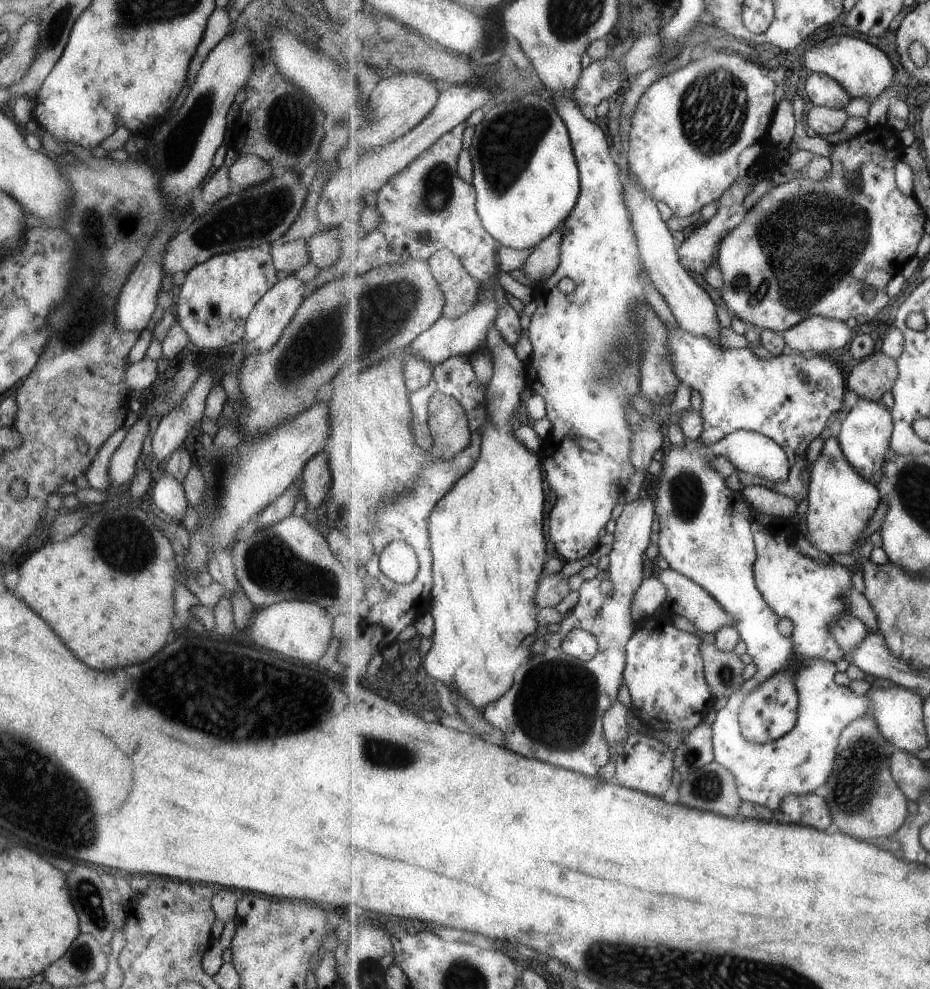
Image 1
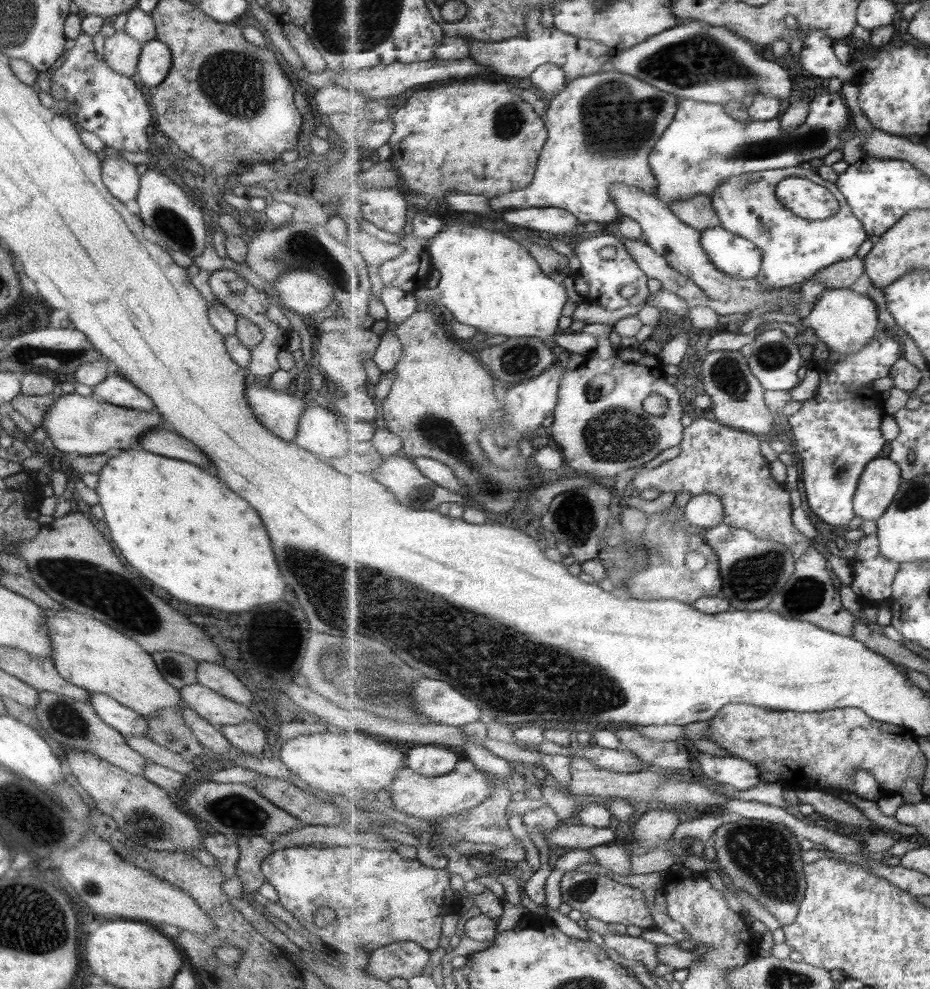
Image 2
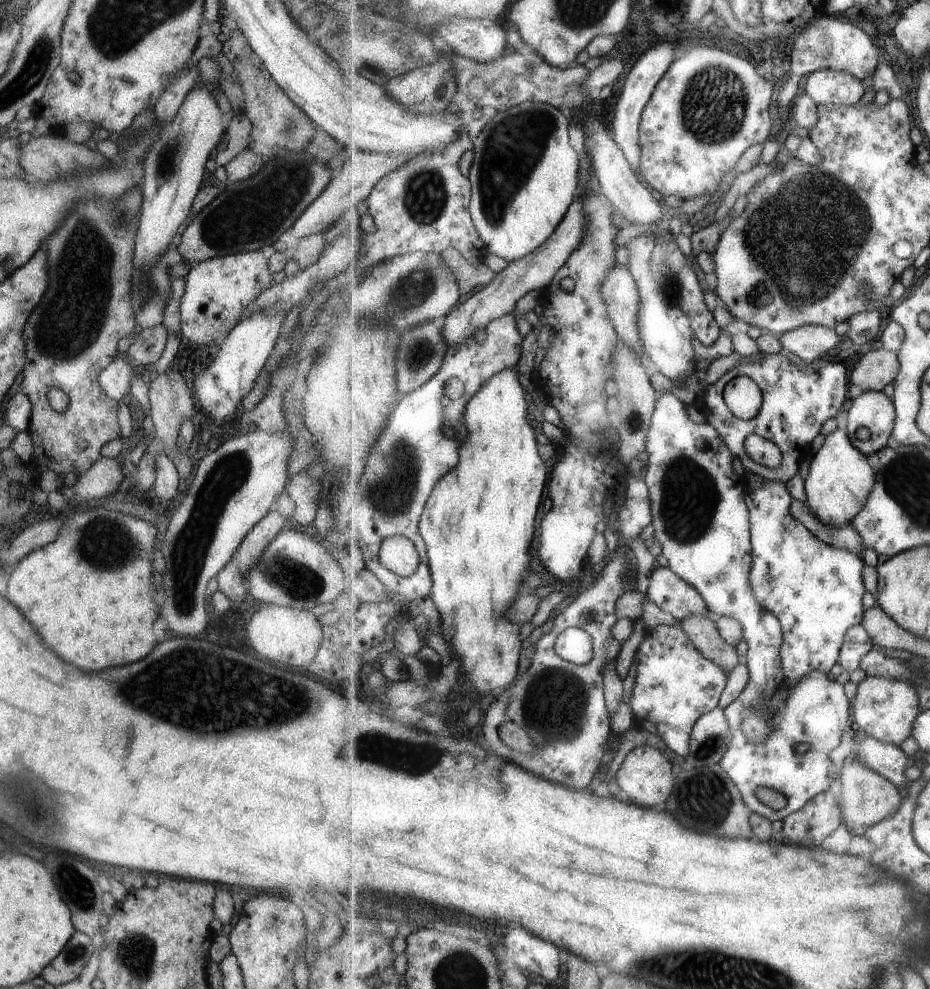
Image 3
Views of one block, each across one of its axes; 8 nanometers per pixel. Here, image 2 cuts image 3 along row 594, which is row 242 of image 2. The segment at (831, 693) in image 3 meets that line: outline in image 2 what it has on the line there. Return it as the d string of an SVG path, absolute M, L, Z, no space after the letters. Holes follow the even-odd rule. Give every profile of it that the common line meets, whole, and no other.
M723 226L701 232L701 244L717 268L733 278L753 280L762 272L763 252Z

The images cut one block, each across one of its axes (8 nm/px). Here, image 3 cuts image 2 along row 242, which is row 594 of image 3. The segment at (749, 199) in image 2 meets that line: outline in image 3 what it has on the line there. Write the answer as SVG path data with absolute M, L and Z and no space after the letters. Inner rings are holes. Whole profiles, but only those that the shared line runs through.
M766 480L745 492L747 505L750 506L751 524L751 592L755 600L775 614L781 622L783 630L783 670L787 676L785 686L795 686L803 676L812 672L831 672L831 668L839 663L843 644L846 643L847 632L865 620L863 608L863 561L862 554L853 554L847 549L834 548L825 544L807 530L807 526L793 518L789 506L793 496L787 490L783 480Z

